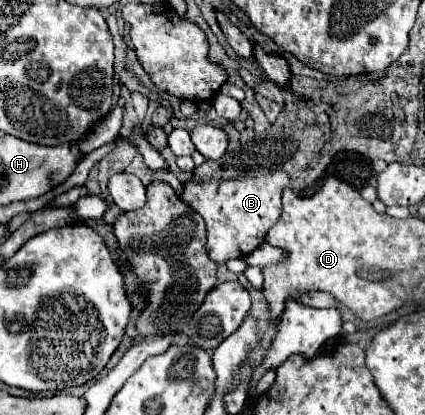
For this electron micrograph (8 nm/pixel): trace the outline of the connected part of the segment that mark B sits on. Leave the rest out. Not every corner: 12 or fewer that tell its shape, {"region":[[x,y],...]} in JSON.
{"region":[[286,172],[190,178],[214,262],[246,258],[280,216]]}

